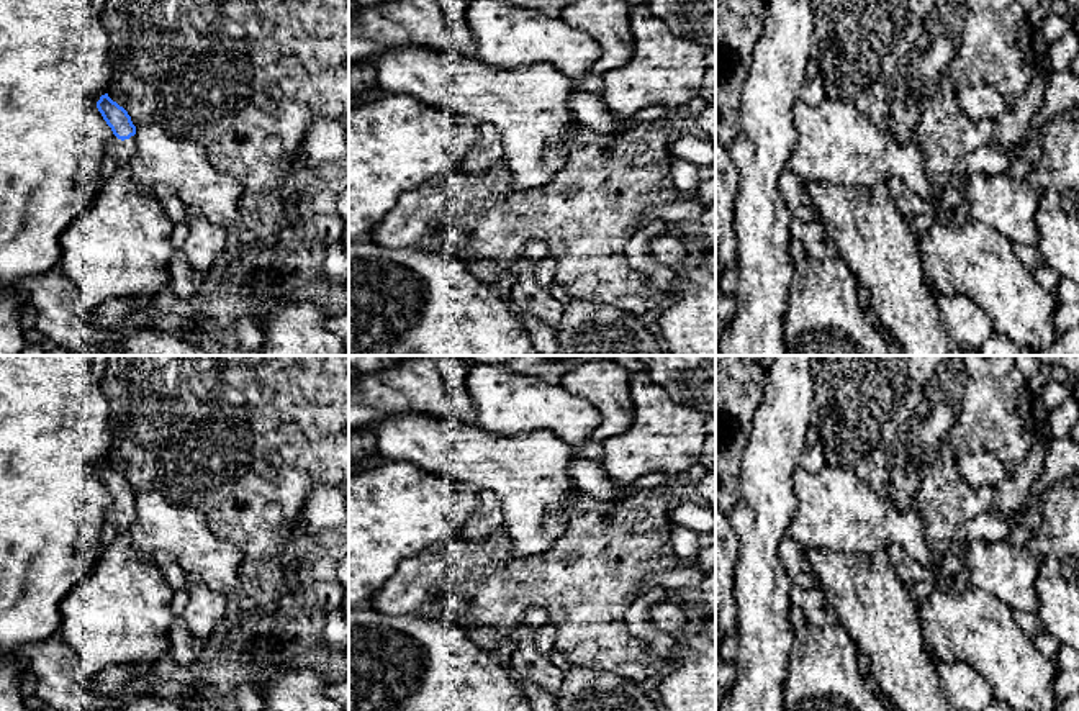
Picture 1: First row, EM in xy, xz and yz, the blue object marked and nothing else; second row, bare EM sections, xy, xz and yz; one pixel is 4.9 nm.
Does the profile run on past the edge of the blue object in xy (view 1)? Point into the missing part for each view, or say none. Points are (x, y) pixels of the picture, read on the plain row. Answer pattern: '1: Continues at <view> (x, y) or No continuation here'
1: Continues at xy (120, 518)

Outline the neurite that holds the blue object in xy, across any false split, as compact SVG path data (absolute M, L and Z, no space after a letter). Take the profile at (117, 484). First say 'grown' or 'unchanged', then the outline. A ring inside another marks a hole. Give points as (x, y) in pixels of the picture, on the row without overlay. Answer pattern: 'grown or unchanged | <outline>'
grown | M108 460L100 464L97 475L113 498L105 511L106 523L110 523L118 534L128 532L136 518L136 493L131 483L123 473L113 469Z

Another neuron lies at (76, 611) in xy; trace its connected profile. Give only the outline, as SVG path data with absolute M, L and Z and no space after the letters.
M128 532L118 534L108 546L103 546L93 570L65 595L61 605L61 632L82 660L82 668L77 673L79 678L93 683L95 677L111 665L128 667L133 678L147 677L157 660L169 654L167 634L175 621L175 614L170 609L172 598L174 590L152 554L138 552Z

